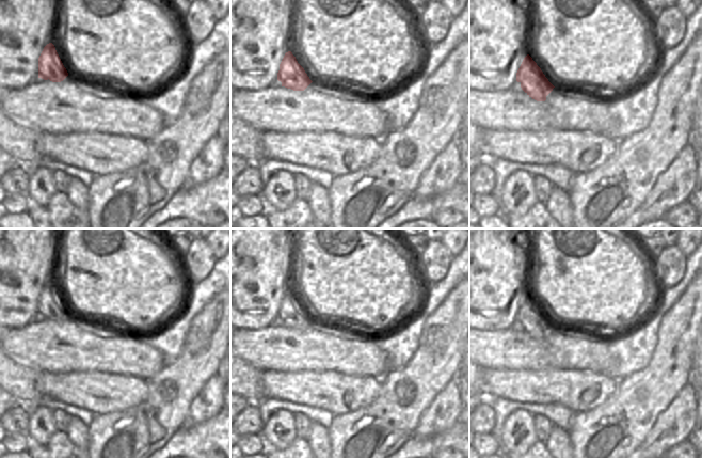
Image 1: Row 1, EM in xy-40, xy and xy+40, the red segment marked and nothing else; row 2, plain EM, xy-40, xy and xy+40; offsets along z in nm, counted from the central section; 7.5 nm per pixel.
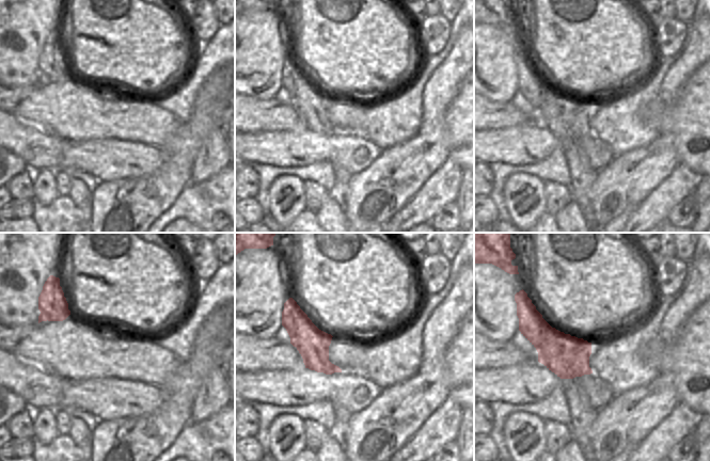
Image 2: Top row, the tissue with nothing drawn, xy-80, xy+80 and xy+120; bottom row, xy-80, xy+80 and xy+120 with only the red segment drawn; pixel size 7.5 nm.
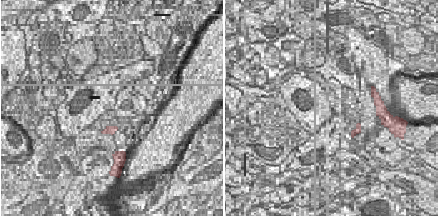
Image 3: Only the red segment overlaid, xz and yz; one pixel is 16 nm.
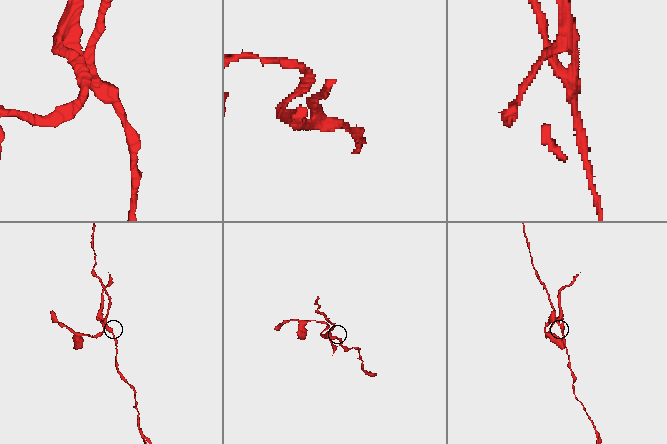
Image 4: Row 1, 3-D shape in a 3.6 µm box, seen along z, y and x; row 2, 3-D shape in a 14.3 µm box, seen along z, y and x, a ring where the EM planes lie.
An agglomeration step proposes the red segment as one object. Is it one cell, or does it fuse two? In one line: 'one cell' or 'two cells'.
two cells

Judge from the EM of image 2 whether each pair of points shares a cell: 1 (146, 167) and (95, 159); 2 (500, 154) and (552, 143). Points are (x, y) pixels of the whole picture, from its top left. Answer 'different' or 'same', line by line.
1: same
2: same

